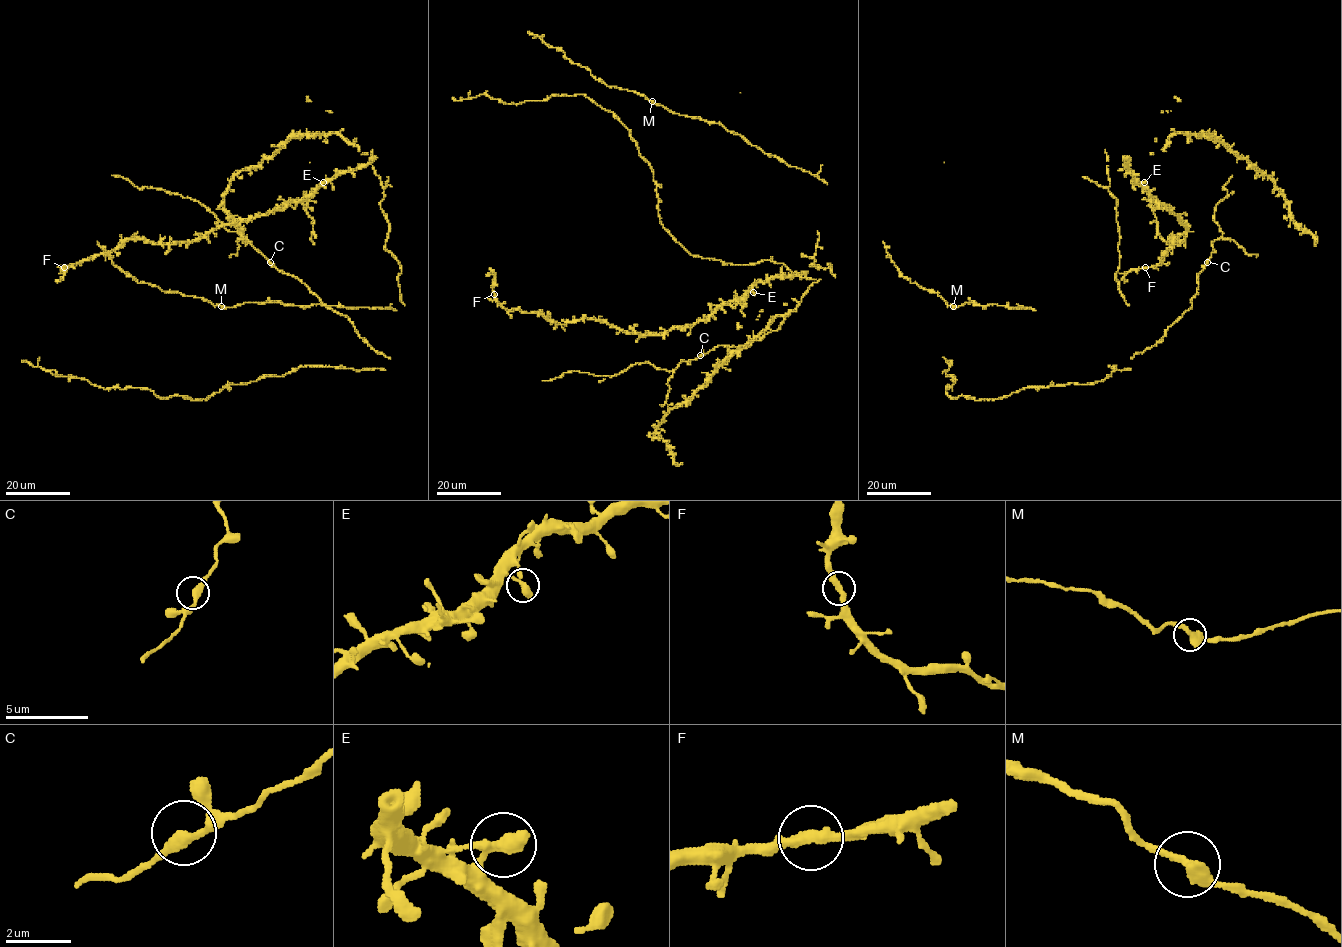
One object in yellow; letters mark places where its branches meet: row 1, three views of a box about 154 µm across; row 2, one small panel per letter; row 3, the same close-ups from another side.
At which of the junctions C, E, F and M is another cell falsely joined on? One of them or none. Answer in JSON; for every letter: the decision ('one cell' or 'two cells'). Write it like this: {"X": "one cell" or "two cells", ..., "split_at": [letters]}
{"C": "one cell", "E": "one cell", "F": "one cell", "M": "one cell", "split_at": []}

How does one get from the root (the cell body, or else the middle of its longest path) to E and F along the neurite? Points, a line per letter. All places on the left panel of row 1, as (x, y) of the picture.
E: (217, 229), (304, 200), (323, 182)
F: (217, 229), (185, 241), (128, 239), (107, 254), (95, 254), (64, 267)

